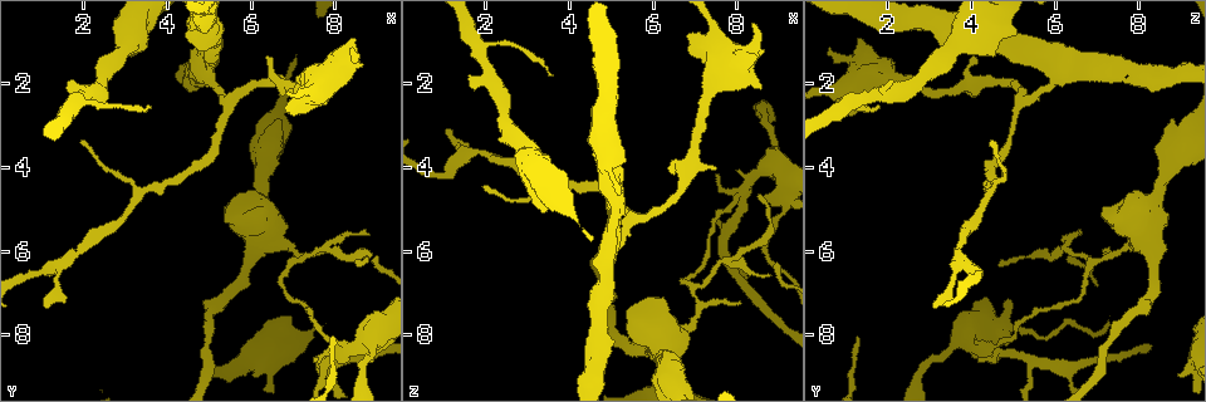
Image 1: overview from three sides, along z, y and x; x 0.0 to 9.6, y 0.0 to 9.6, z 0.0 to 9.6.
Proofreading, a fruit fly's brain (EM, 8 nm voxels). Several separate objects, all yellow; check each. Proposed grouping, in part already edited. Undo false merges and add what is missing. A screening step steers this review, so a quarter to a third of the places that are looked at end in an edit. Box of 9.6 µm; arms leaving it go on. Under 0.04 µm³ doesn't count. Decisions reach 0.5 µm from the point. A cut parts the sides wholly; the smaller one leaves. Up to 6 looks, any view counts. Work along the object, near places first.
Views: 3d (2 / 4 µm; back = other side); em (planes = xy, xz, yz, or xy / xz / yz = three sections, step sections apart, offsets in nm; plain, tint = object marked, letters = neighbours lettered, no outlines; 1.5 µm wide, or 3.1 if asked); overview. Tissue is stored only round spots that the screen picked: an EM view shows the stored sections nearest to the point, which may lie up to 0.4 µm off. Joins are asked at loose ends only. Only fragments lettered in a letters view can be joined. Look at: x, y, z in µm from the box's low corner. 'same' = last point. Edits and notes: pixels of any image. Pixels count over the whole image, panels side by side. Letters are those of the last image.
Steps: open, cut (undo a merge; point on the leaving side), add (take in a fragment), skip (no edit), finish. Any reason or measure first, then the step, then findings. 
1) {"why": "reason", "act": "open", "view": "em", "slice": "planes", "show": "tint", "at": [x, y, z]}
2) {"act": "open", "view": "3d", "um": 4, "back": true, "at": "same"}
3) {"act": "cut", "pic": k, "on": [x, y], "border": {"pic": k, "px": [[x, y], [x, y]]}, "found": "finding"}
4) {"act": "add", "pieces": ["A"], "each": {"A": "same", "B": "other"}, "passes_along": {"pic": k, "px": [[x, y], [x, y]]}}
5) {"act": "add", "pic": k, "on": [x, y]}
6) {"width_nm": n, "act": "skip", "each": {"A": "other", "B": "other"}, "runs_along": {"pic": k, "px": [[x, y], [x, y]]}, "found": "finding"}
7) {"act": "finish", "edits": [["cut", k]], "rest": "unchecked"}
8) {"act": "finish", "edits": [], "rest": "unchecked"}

{"why": "branch stops here", "act": "open", "view": "em", "slice": "yz", "step": 8, "show": "letters", "at": [1.15, 7.40, 3.15]}

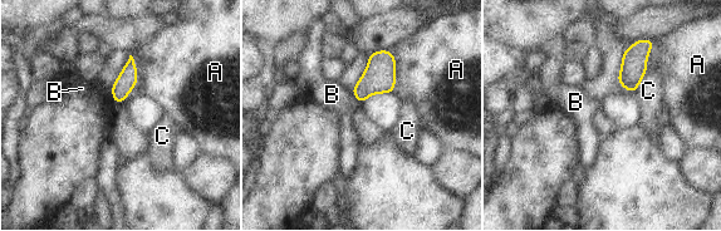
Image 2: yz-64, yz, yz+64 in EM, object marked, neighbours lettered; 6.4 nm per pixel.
{"why": "cut it another way", "act": "open", "view": "em", "slice": "planes", "show": "letters", "at": "same"}

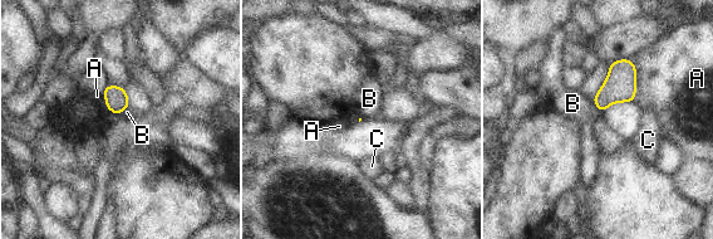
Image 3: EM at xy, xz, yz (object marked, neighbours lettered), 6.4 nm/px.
{"act": "skip", "each": {"A": "other", "B": "other", "C": "other"}, "border": {"pic": 3, "px": [[591, 100], [601, 113]]}, "found": "no lettered fragment goes on from it"}

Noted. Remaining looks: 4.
{"why": "free end", "act": "open", "view": "em", "slice": "planes", "show": "plain", "at": [3.55, 2.50, 1.80]}

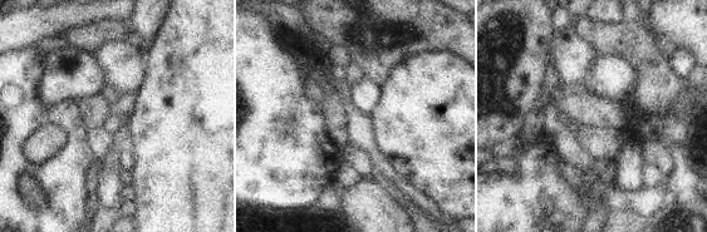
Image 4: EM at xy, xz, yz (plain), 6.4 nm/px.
{"why": "what lies round it", "act": "open", "view": "em", "slice": "planes", "show": "letters", "at": "same"}

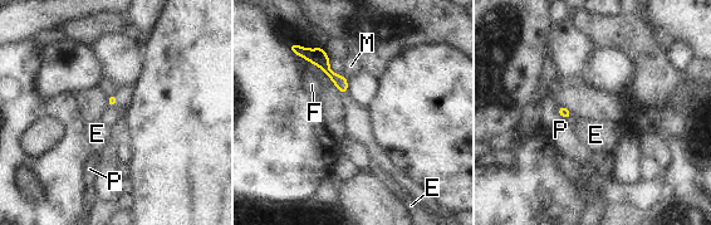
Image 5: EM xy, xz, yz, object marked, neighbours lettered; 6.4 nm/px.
{"act": "skip", "each": {"E": "other", "F": "other", "M": "other", "P": "other"}, "border": {"pic": 5, "px": [[342, 76], [347, 79]]}, "found": "no lettered fragment goes on from it"}

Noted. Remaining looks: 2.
{"why": "branch stops here", "act": "open", "view": "3d", "um": 4, "at": [8.30, 1.15, 0.65]}

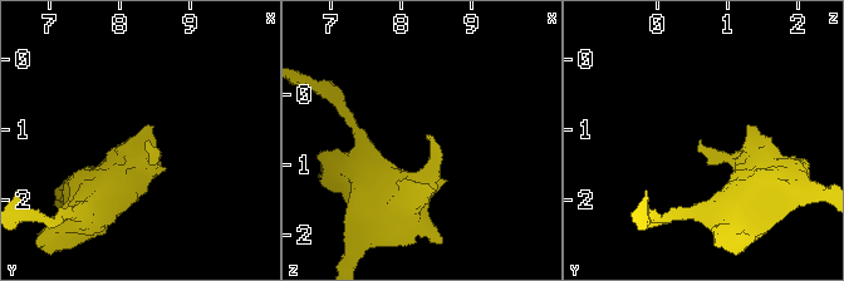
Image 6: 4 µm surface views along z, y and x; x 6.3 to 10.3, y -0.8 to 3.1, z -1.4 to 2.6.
{"act": "open", "view": "em", "slice": "planes", "show": "letters", "at": [8.40, 1.15, 0.60]}

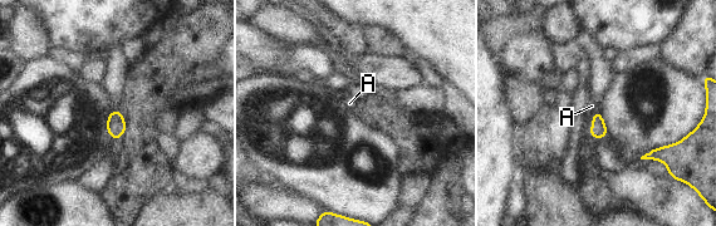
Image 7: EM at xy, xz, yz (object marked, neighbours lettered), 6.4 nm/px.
{"act": "skip", "each": {"A": "other"}, "border": {"pic": 7, "px": [[597, 109], [593, 113]]}, "found": "no lettered fragment goes on from it"}

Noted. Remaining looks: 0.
{"act": "finish", "edits": [], "rest": "unchecked"}

